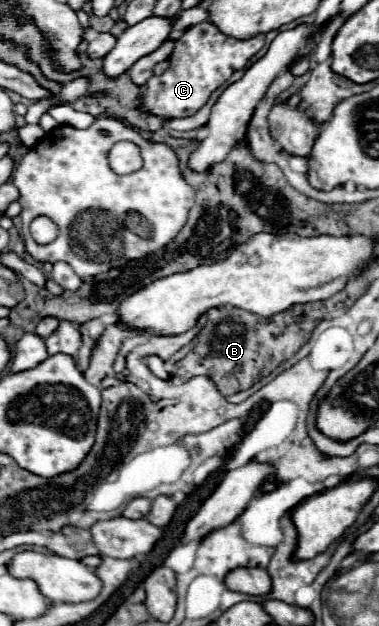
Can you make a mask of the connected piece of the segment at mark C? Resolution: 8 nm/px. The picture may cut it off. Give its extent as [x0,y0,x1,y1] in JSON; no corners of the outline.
[143,21,265,119]

